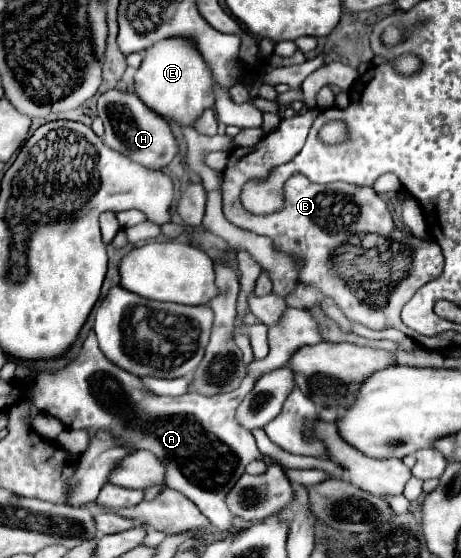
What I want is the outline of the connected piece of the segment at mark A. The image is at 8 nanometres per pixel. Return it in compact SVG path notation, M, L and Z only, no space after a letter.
M287 308L283 312L283 316L279 318L277 324L269 326L267 332L267 340L269 340L269 356L265 360L255 360L249 364L249 374L243 380L243 384L235 390L235 392L227 392L223 396L199 396L195 392L187 392L179 398L169 398L169 396L157 396L151 390L145 388L143 380L123 372L121 368L117 368L115 364L111 364L103 352L97 346L95 334L91 332L83 344L83 350L79 354L79 358L67 366L65 370L59 370L55 374L39 374L37 382L35 382L35 392L33 392L33 404L41 410L41 412L49 412L49 416L65 422L67 428L71 430L87 430L89 436L93 438L99 430L107 430L113 438L123 440L123 446L127 450L149 450L153 452L165 466L165 482L169 488L183 492L189 500L193 500L195 506L199 506L199 510L209 518L209 522L223 532L231 532L233 528L233 516L225 506L225 496L227 492L235 486L235 482L241 478L243 468L253 462L253 460L261 460L267 466L275 464L275 460L271 456L265 456L257 450L255 446L255 438L251 432L247 432L245 428L241 428L235 420L235 410L237 404L251 392L255 380L259 374L271 372L279 366L287 366L291 354L305 346L305 344L319 344L323 342L323 334L321 334L321 324L315 320L315 316L307 310L299 310L299 308Z

